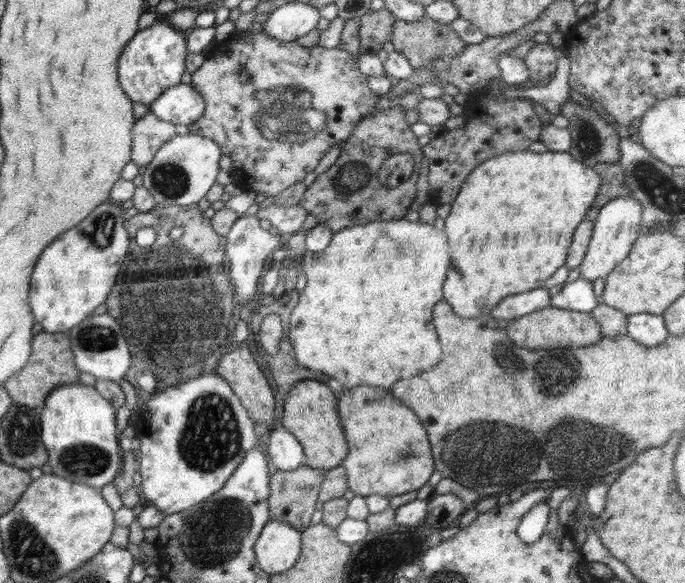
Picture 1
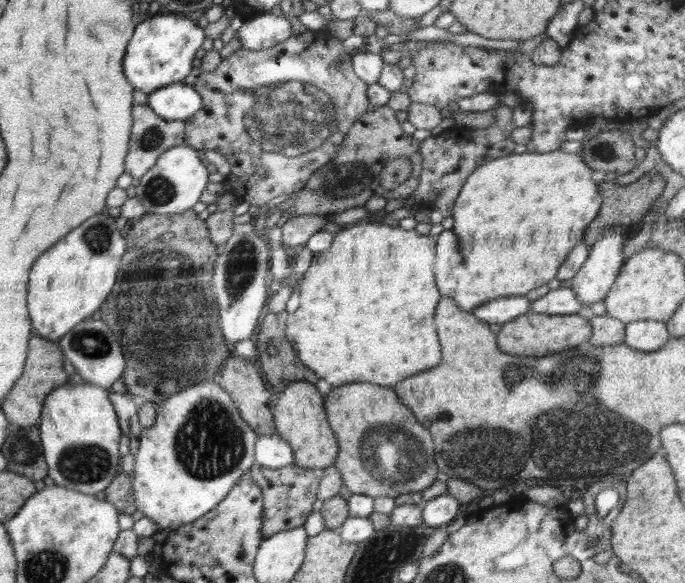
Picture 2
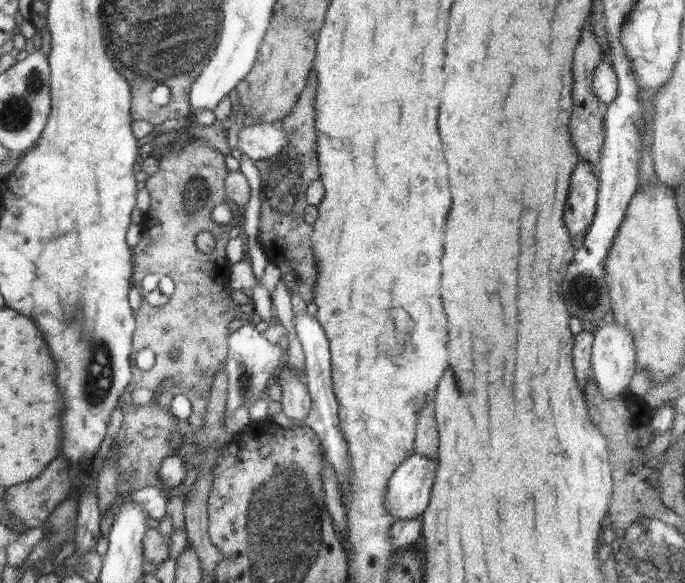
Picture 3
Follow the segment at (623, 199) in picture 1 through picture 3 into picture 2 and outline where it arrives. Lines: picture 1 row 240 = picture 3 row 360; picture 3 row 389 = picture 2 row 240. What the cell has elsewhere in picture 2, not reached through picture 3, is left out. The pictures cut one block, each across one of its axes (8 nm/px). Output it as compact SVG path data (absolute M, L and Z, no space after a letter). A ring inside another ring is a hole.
M610 227L600 240L590 246L588 258L574 275L574 278L571 278L572 286L570 288L574 290L574 295L577 295L578 301L582 301L581 313L589 315L590 305L603 301L610 287L616 282L616 277L625 261L623 250L625 241L622 227Z

